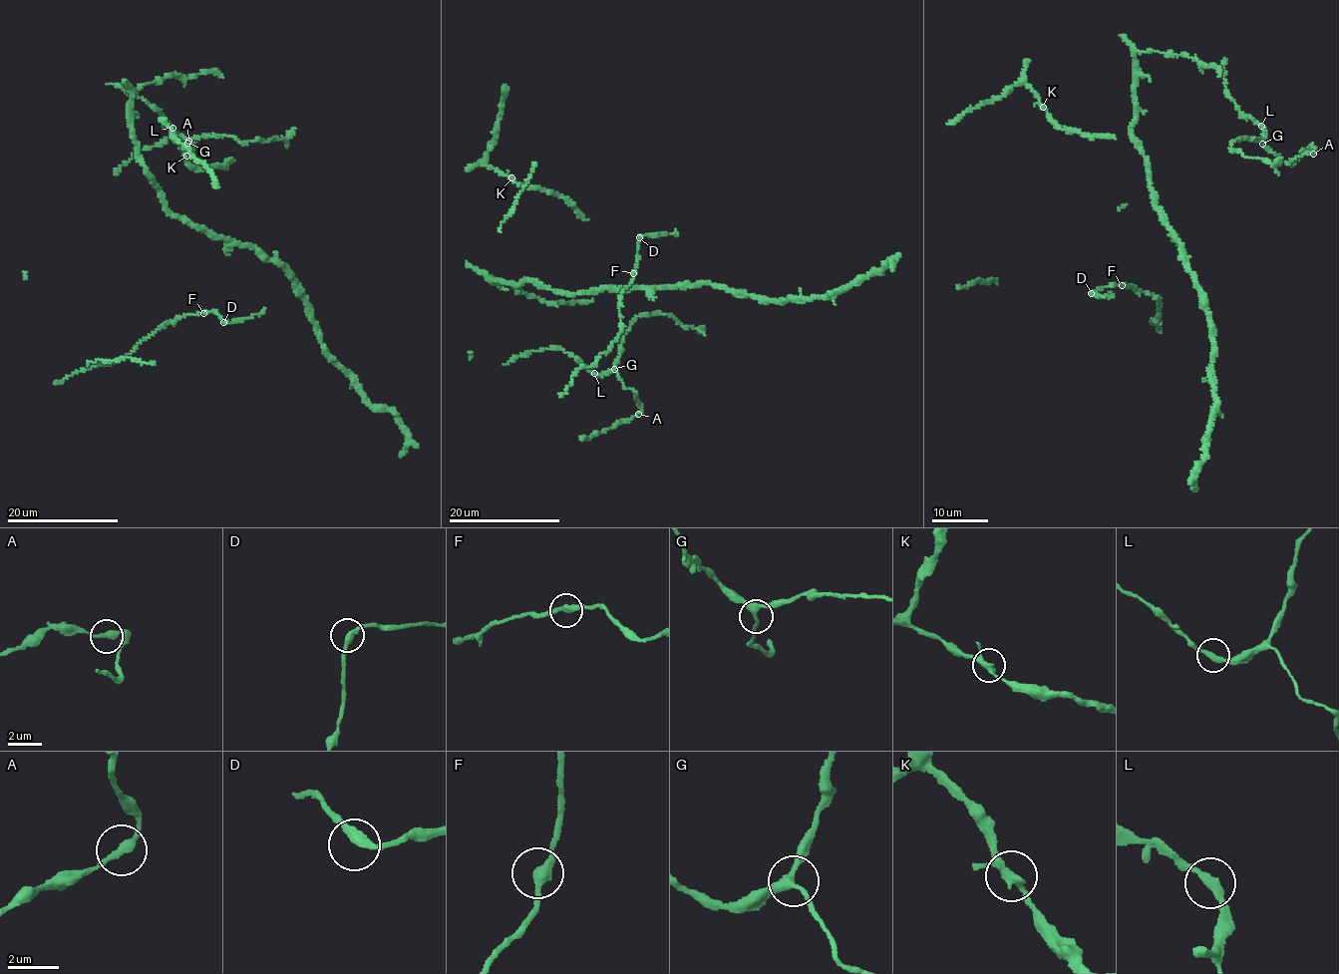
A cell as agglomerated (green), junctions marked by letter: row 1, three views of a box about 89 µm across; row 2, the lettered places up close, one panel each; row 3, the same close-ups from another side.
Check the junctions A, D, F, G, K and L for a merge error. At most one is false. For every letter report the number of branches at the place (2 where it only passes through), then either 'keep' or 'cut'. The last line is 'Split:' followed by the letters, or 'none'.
A: 2 branches meet; keep
D: 2 branches meet; keep
F: 2 branches meet; keep
G: 3 branches meet; keep
K: 3 branches meet; keep
L: 2 branches meet; keep
Split: none

